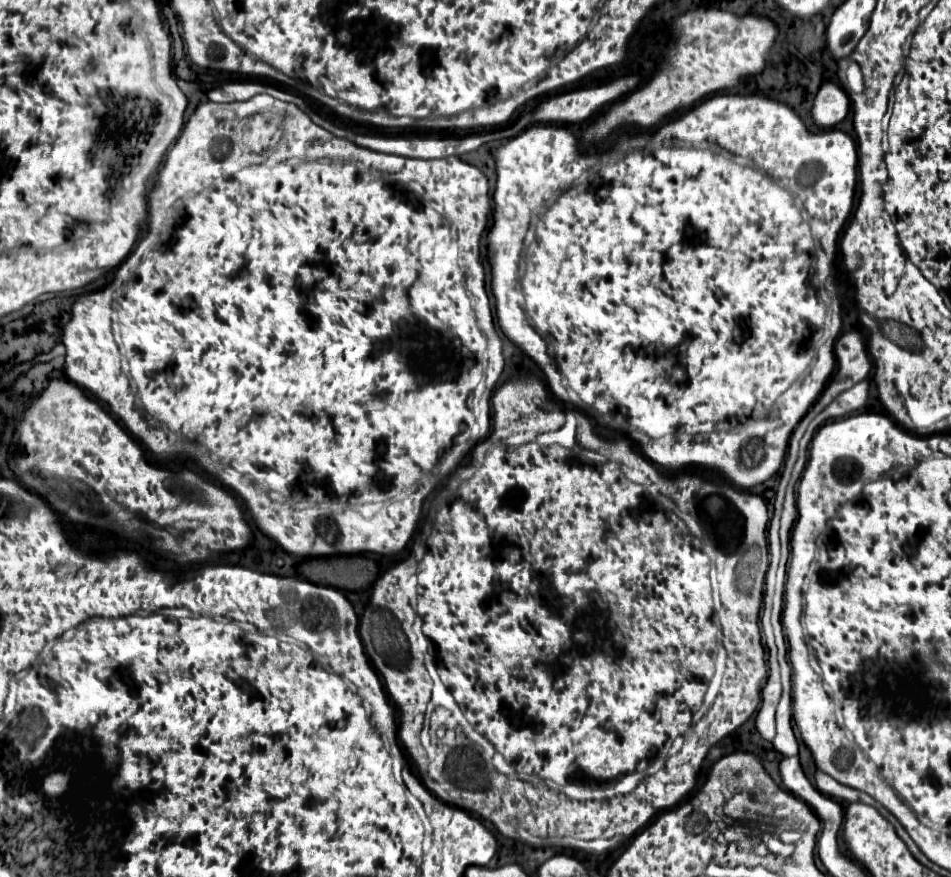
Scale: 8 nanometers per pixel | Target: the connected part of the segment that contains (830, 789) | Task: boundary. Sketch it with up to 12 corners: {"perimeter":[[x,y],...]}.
{"perimeter":[[815,772],[815,786],[829,798],[845,802],[875,800],[869,794],[851,790],[825,772]]}

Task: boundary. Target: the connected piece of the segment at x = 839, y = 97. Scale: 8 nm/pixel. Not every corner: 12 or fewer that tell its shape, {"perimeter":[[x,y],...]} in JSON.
{"perimeter":[[835,82],[815,96],[813,120],[833,128],[849,112],[849,96]]}

